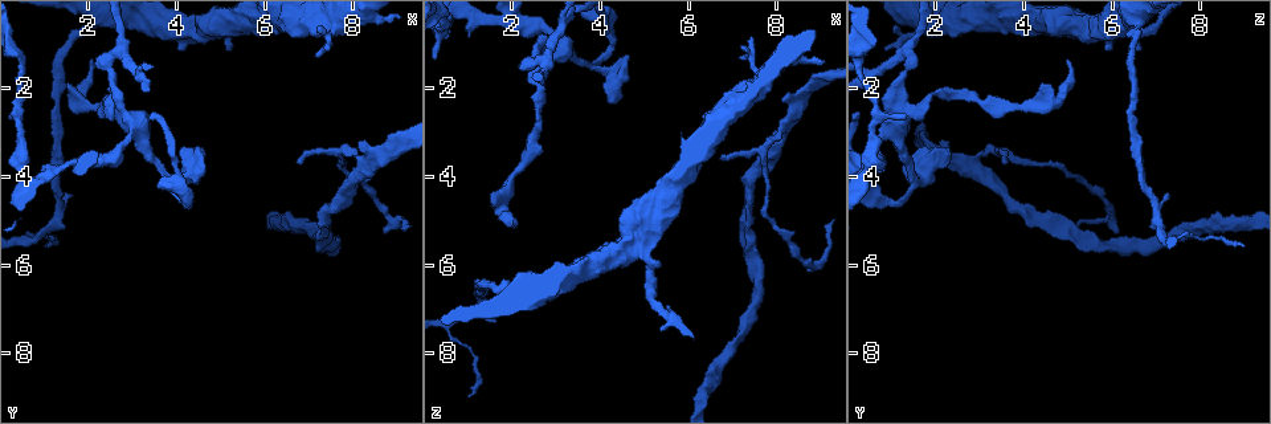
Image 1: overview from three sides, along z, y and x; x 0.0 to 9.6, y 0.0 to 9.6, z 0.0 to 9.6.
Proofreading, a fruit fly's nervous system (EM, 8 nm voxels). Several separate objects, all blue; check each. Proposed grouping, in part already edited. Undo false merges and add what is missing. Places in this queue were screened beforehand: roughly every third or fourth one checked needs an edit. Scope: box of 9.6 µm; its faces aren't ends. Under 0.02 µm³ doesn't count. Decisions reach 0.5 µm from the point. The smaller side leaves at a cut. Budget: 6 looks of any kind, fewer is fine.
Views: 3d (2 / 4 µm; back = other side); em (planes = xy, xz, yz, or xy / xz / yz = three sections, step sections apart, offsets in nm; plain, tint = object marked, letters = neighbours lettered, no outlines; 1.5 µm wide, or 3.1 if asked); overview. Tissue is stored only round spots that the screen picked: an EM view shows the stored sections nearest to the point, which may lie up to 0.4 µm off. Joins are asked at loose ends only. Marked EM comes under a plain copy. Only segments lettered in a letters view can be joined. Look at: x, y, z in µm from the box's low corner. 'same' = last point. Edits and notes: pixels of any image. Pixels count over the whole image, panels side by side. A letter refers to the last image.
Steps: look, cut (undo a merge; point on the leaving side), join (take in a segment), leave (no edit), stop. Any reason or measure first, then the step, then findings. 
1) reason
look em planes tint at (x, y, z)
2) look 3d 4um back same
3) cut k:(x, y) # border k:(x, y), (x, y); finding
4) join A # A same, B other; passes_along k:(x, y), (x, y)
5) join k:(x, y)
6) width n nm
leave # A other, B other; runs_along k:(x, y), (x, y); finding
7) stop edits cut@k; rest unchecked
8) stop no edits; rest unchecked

sharp bend
look em yz step 8 tint at (2.70, 1.25, 1.35)

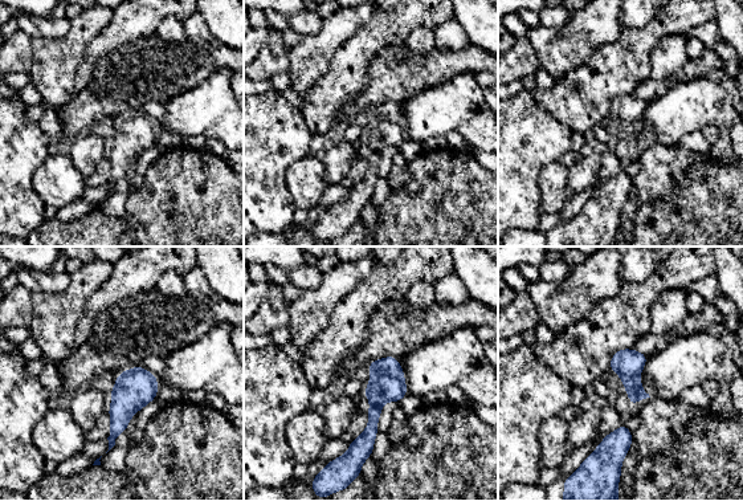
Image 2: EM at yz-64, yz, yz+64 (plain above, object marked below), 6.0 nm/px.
look em xz step 4 tint same

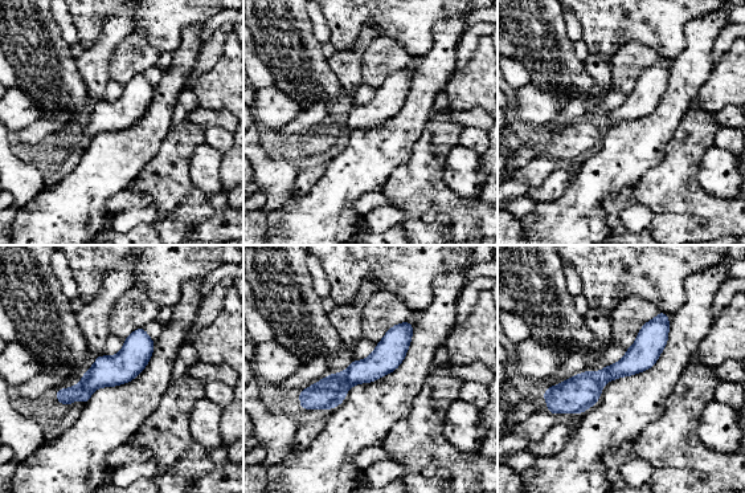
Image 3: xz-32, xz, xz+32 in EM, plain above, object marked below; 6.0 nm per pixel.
look em xz step 4 letters same

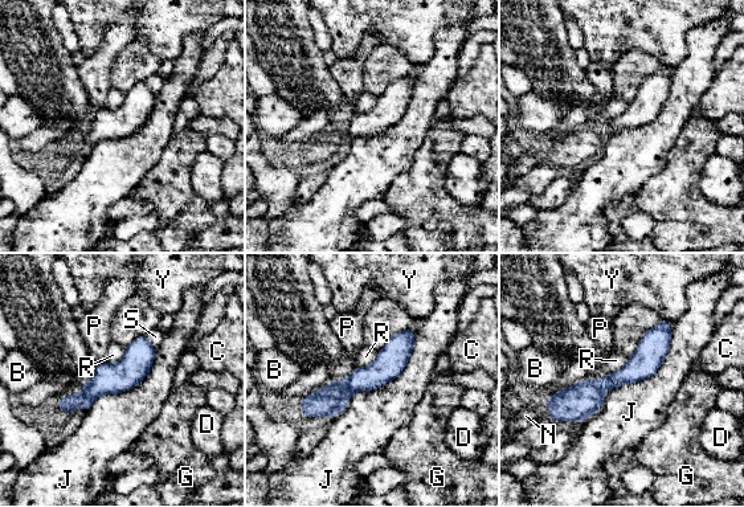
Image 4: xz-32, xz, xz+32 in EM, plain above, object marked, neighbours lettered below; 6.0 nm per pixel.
width 180 nm
cut 4:(375, 375) # B other, C other, D other, G other, J other, N other, P other, R other, S other, Y other; part_leaving 4:(408, 332), (399, 347), (346, 396); a second neuron is stuck on

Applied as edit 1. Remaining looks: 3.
look overview

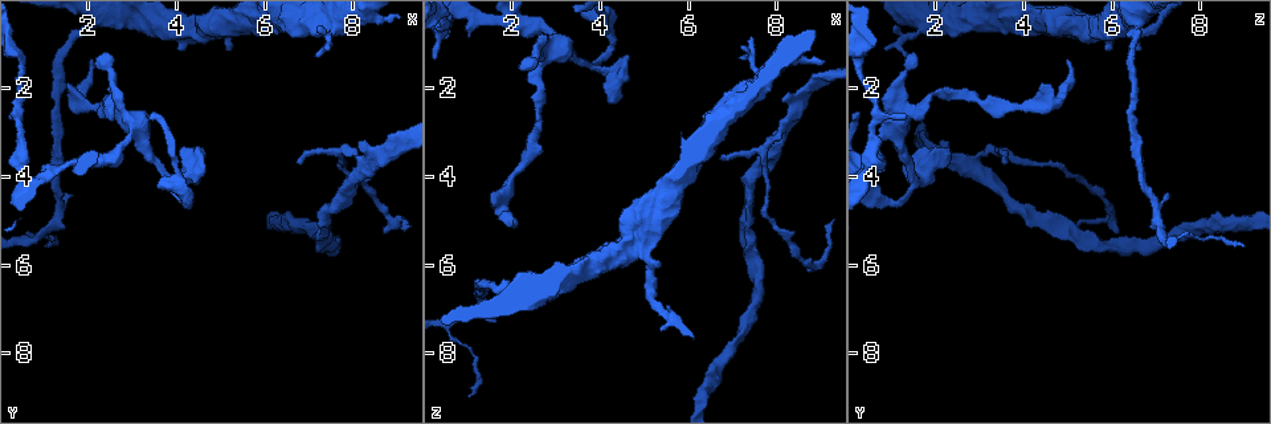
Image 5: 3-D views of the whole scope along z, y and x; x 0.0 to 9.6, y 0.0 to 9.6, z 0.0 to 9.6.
free end
look 3d 2um at (4.05, 1.10, 5.85)

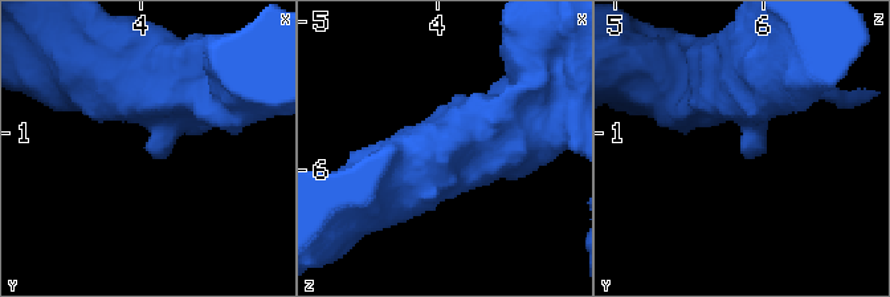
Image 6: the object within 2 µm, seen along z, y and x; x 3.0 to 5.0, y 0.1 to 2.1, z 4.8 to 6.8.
arm_widths 480, 550 nm
look em planes letters at (4.06, 1.12, 5.94)

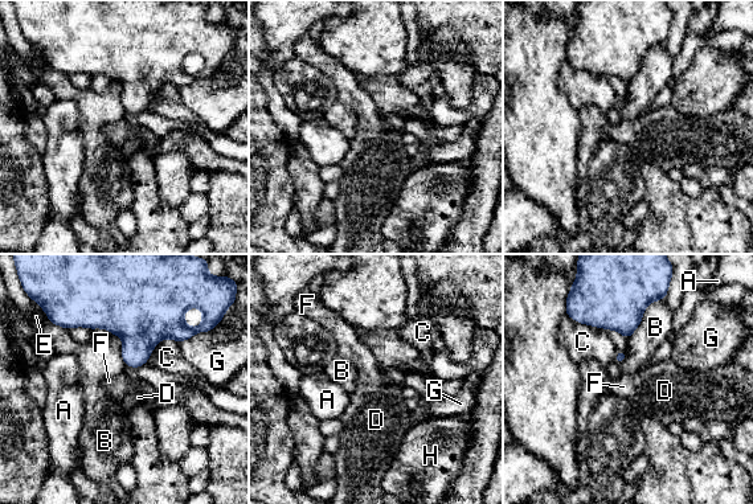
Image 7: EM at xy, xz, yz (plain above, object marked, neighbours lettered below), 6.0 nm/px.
leave # A other, B other, C other, D other, E other, F other, G other, H other; border 7:(664, 298), (645, 308), (627, 340); no lettered segment goes on from it

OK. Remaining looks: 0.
stop edits cut@4; rest unchecked

